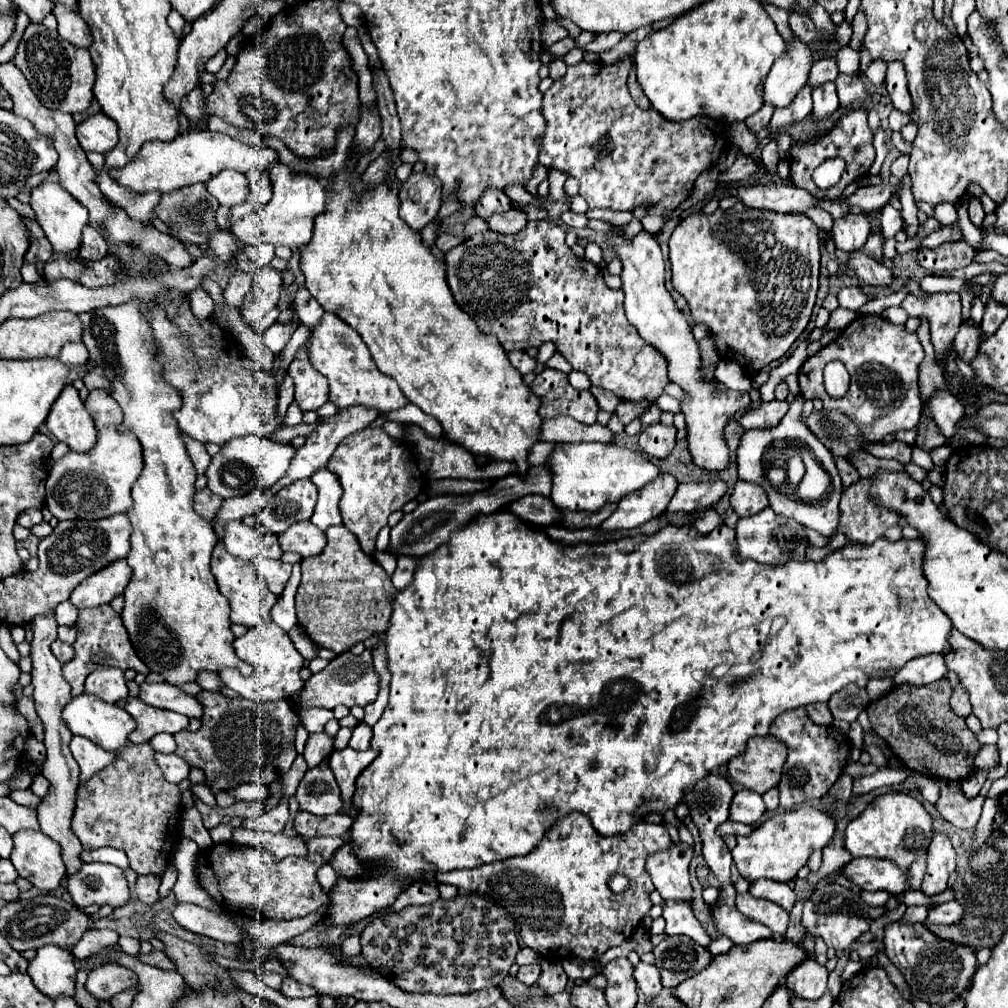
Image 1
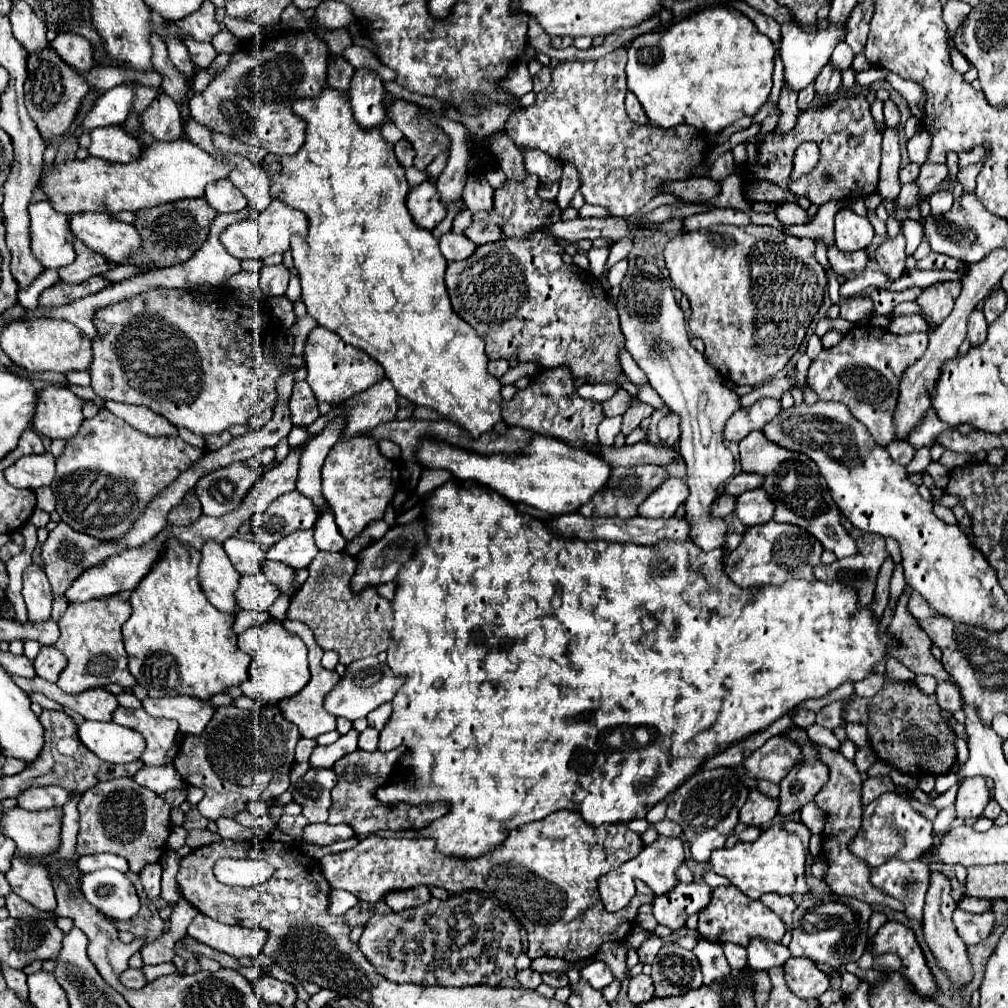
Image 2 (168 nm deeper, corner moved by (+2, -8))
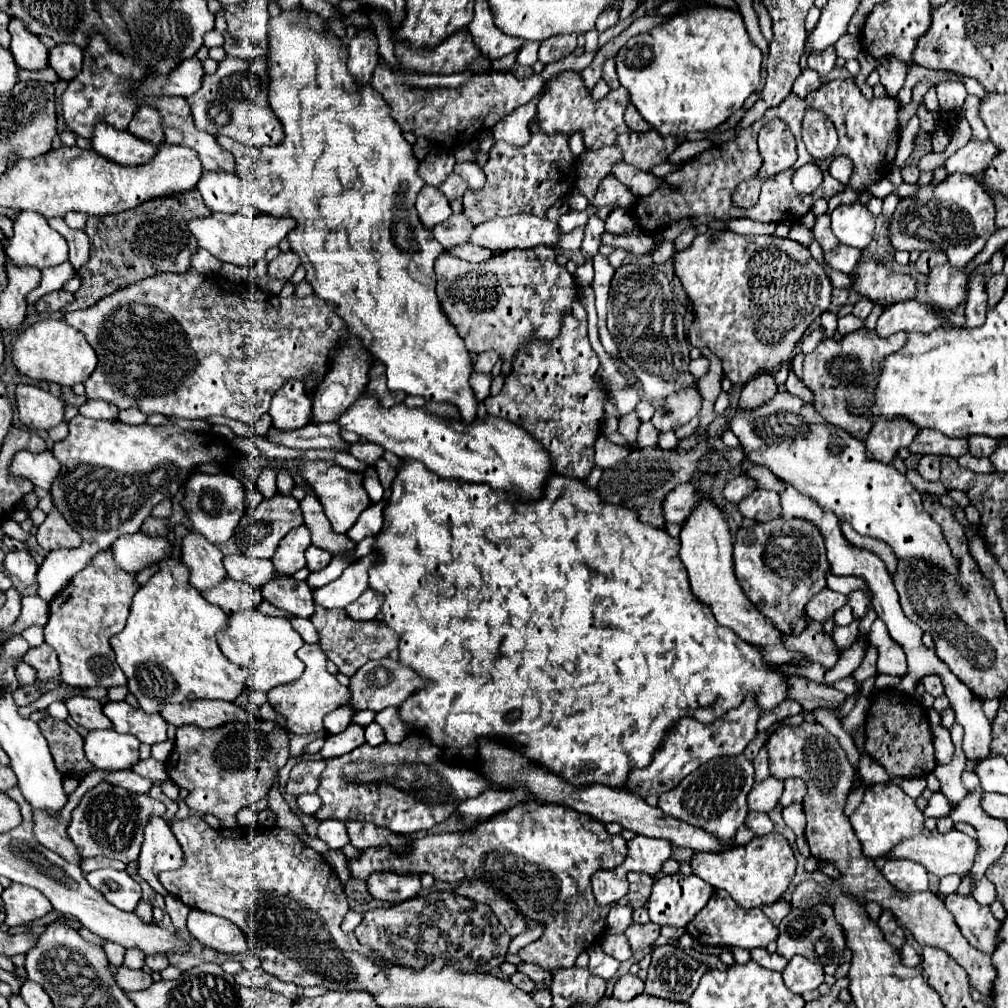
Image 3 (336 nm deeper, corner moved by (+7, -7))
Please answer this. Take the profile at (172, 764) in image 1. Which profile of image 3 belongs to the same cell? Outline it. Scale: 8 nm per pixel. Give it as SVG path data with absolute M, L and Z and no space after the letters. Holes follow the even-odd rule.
M123 770L123 772L109 772L105 776L105 782L113 784L113 786L121 786L121 788L127 788L131 792L147 792L153 782L149 778L143 778L139 774L135 774L133 770Z

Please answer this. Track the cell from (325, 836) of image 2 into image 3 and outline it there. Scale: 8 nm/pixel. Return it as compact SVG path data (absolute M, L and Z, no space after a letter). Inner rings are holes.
M325 820L325 822L321 822L317 834L331 848L343 848L343 846L349 844L347 828L345 828L345 824L341 820Z

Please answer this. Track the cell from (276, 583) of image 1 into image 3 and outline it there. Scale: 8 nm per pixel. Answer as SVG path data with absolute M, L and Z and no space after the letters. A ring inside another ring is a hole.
M225 578L223 584L217 584L217 588L205 590L203 598L219 606L227 616L241 612L241 610L257 608L263 602L261 590L255 590L245 582L235 582L229 578Z

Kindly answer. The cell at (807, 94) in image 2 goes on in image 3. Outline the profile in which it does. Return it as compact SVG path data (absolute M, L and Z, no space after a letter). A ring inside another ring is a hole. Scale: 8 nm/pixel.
M803 68L803 72L799 74L799 78L793 84L793 92L803 100L809 92L821 88L823 80L817 76L817 72L813 72L811 68Z

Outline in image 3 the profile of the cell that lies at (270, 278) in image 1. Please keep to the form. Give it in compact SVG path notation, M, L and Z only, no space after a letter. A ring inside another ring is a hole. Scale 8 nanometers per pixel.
M289 250L289 252L281 252L275 260L269 262L269 272L271 272L275 278L289 280L289 278L295 274L295 270L297 270L299 264L301 264L301 262L297 260L297 254L293 254L291 250Z

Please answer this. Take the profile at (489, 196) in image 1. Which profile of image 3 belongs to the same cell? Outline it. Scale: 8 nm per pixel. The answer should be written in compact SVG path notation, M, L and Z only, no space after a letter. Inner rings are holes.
M473 160L457 162L453 172L459 174L459 176L469 184L469 188L475 188L475 190L477 190L477 188L481 188L481 186L485 184L485 174L483 174L483 170L479 168L479 164L473 162Z

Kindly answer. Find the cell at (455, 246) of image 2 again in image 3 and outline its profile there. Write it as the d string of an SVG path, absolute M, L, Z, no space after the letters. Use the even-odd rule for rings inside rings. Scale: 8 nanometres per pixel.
M459 244L457 248L449 250L449 254L459 256L459 258L469 260L469 262L485 262L485 260L489 260L489 258L495 256L493 250L481 248L481 246L473 246L473 244Z

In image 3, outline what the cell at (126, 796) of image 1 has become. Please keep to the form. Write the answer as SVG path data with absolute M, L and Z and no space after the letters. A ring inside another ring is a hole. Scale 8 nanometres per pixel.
M101 782L93 790L85 792L81 802L73 810L67 834L71 836L71 840L75 842L83 858L107 856L107 858L115 858L129 864L139 858L145 824L149 822L153 814L163 816L163 812L165 812L165 806L149 798L147 794L129 792L125 788Z

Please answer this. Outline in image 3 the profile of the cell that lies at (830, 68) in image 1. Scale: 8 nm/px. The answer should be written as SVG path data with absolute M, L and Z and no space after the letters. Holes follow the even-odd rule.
M845 34L845 36L841 36L841 38L837 40L835 50L837 50L837 56L849 60L849 58L857 58L857 54L861 52L861 46L859 46L859 42L857 42L855 36Z

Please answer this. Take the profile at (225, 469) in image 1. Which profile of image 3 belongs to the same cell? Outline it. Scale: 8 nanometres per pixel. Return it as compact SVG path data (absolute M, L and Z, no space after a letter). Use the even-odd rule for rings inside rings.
M195 472L195 474L191 474L191 478L185 484L185 500L181 504L189 516L195 532L203 534L211 544L223 544L233 536L235 526L239 524L241 516L245 514L245 500L247 500L247 490L231 474Z

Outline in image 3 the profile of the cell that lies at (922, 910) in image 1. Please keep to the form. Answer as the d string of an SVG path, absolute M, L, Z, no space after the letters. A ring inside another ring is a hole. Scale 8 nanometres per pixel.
M887 860L883 876L901 892L921 892L929 888L927 870L911 860Z

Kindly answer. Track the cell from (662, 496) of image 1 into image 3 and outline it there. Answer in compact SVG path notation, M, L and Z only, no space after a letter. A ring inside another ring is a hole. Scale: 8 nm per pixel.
M693 484L677 486L673 492L667 494L667 498L663 502L665 520L675 522L675 524L683 524L689 518L689 512L693 508L697 508L699 502L701 502L701 496Z

